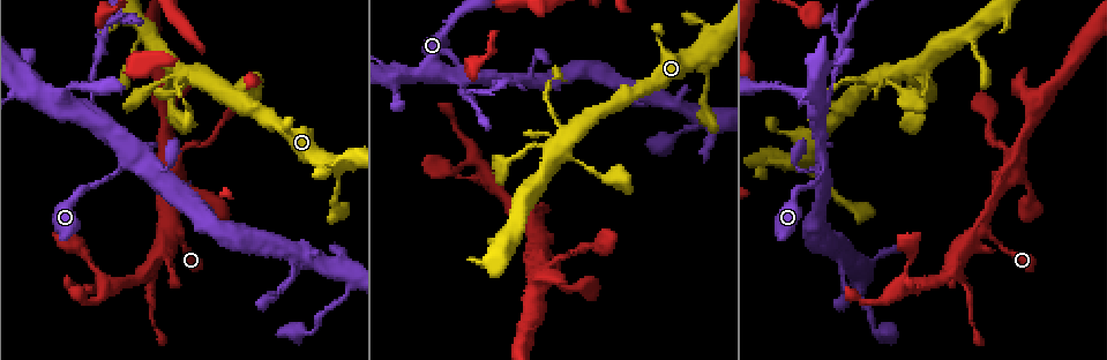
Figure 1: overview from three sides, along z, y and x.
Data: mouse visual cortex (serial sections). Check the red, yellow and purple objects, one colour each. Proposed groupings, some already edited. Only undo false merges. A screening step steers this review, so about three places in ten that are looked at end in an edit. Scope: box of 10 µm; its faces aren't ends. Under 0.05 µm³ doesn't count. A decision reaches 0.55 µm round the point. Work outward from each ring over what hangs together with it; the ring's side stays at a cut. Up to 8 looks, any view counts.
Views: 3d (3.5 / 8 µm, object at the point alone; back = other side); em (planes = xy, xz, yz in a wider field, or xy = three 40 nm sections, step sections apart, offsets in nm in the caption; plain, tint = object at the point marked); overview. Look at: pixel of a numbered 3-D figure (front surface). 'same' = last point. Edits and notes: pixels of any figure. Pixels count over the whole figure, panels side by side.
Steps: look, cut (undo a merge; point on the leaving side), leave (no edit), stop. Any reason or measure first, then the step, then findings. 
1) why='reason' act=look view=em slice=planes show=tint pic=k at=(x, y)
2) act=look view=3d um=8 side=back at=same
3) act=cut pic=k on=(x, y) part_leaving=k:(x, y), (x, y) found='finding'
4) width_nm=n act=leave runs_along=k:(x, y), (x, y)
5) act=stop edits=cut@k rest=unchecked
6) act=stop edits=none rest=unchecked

why='small branch off a trunk' act=look view=3d um=3.5 pic=1 at=(822, 160)

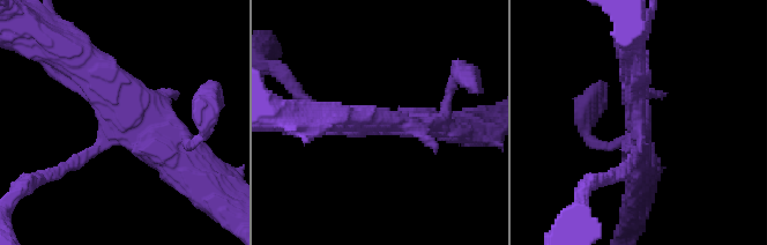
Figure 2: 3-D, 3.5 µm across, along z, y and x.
act=look view=em slice=xy step=1 show=tint pic=2 at=(395, 127)

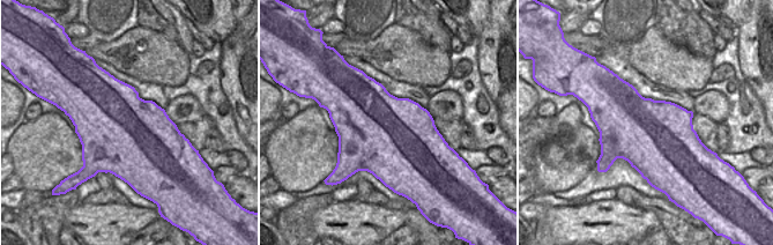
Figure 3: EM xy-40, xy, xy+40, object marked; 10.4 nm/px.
act=leave found='one cell here'

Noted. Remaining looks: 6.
why='thick turns thin' act=look view=em slice=planes show=tint pic=1 at=(830, 87)

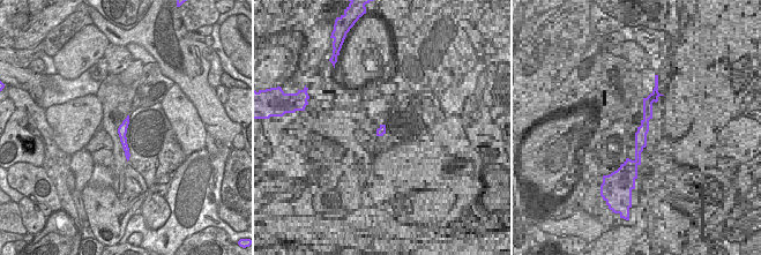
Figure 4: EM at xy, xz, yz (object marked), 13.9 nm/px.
act=look view=3d um=3.5 at=same

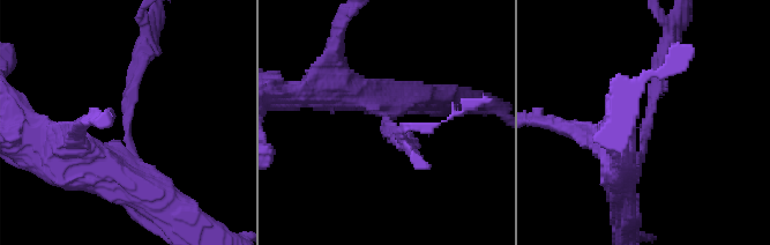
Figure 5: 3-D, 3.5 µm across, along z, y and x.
act=leave runs_along=4:(126, 121), (122, 127), (126, 149) found='one cell here'

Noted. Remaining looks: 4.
why='arms part here' act=look view=3d um=3.5 pic=1 at=(476, 164)

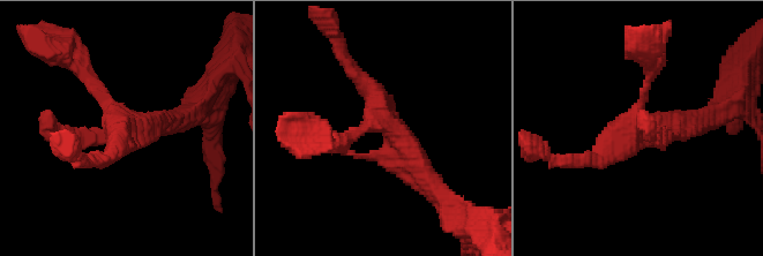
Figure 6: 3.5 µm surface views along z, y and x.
act=leave runs_along=6:(174, 122), (128, 126), (82, 69) found='all the same cell'

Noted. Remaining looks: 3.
act=stop edits=none rest=unchecked

